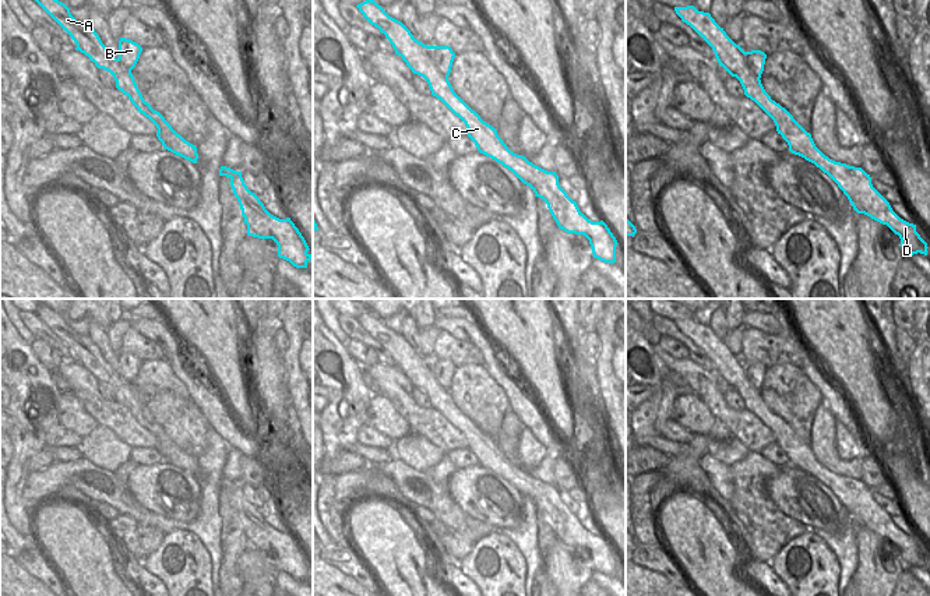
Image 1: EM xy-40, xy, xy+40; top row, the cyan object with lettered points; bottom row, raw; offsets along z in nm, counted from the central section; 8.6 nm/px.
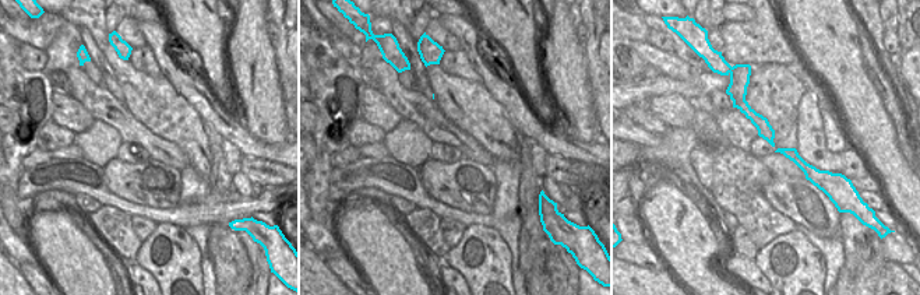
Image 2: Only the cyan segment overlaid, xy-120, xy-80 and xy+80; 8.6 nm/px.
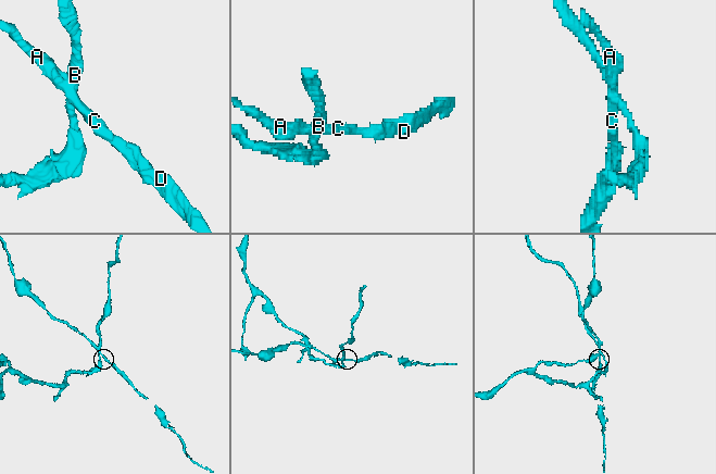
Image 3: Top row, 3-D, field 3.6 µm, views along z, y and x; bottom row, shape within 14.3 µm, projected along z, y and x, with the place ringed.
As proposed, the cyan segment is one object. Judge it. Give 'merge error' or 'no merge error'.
merge error

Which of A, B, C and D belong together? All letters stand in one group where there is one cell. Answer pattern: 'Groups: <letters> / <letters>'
Groups: A C D / B.

